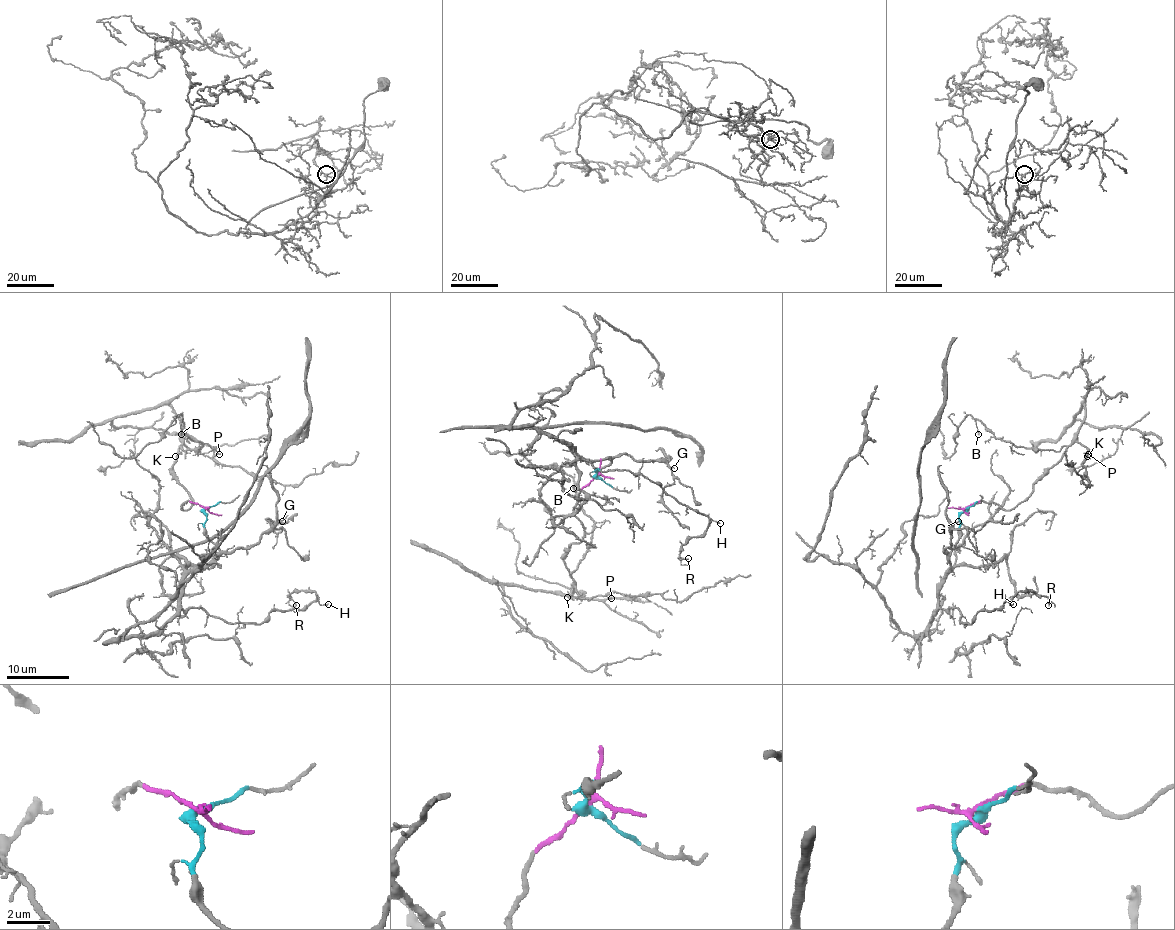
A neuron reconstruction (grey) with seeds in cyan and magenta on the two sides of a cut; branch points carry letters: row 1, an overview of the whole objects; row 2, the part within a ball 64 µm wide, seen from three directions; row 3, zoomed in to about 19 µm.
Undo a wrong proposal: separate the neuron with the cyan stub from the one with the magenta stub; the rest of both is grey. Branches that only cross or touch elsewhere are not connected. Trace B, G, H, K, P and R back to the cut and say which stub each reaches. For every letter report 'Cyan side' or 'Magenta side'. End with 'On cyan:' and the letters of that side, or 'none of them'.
B: Magenta side
G: Cyan side
H: Cyan side
K: Magenta side
P: Magenta side
R: Cyan side
On cyan: G, H, R

